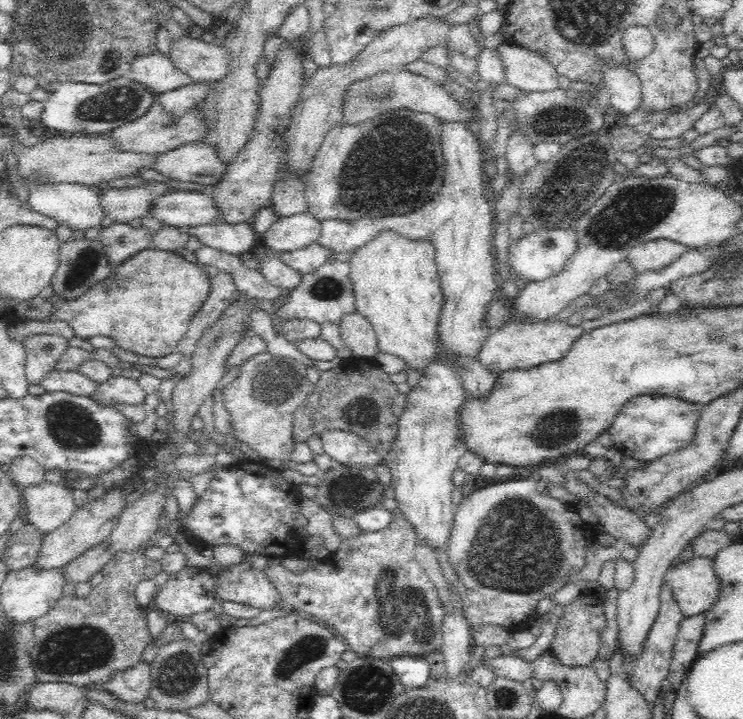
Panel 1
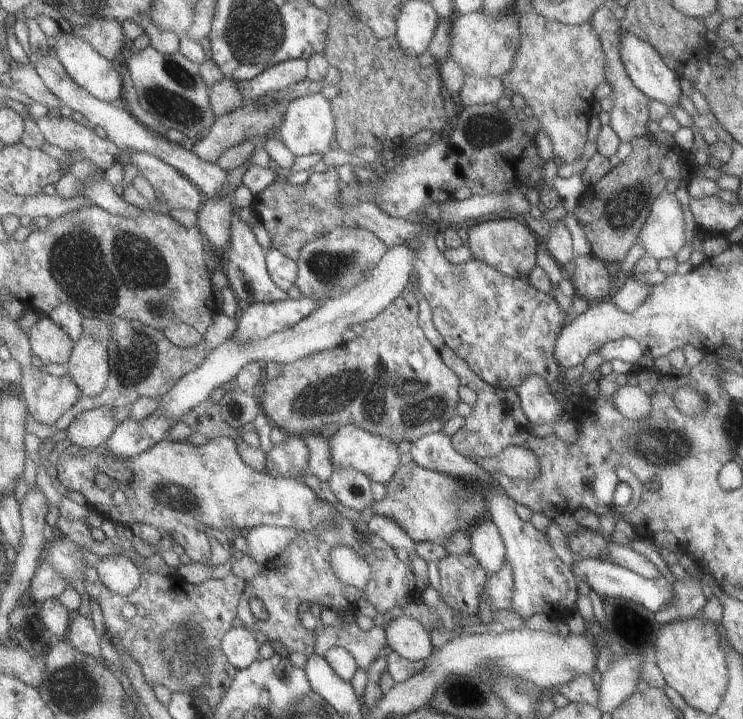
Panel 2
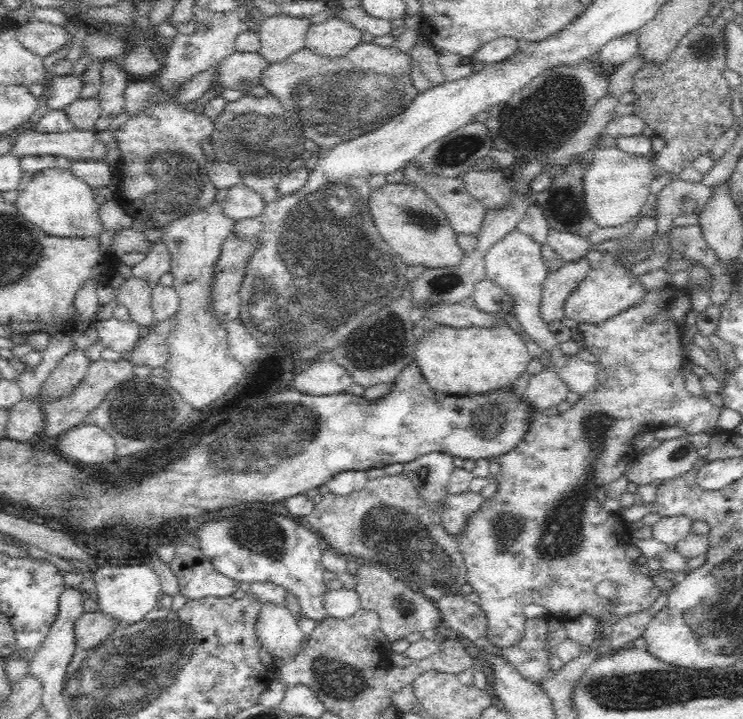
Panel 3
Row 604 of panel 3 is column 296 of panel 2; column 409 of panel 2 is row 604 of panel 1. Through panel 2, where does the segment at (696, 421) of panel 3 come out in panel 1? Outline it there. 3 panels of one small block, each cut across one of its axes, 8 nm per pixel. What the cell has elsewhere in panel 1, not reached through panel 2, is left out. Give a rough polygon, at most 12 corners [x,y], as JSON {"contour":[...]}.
{"contour":[[600,594],[565,605],[550,652],[566,666],[598,656],[606,627]]}

